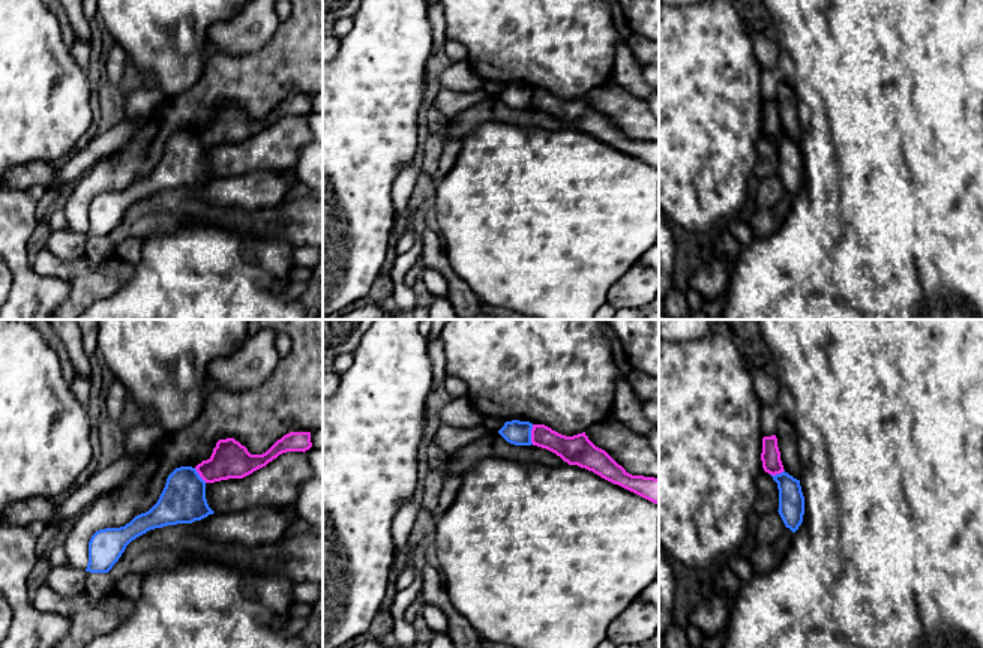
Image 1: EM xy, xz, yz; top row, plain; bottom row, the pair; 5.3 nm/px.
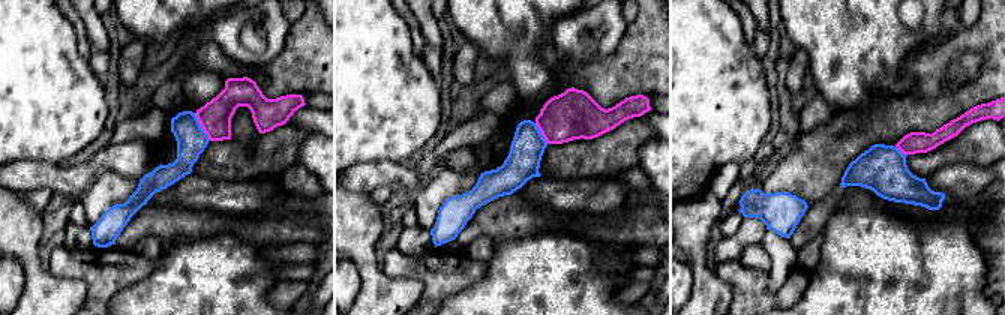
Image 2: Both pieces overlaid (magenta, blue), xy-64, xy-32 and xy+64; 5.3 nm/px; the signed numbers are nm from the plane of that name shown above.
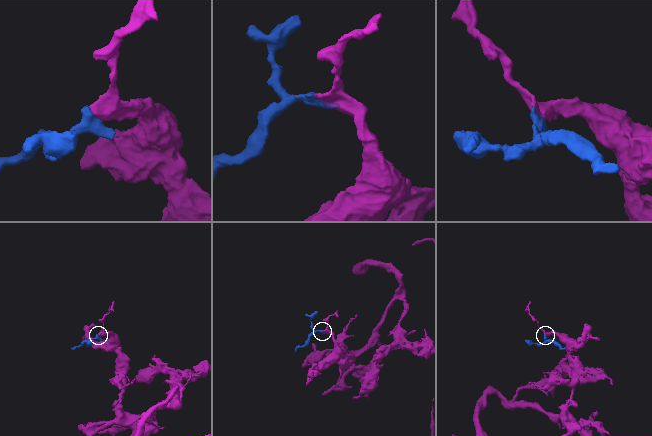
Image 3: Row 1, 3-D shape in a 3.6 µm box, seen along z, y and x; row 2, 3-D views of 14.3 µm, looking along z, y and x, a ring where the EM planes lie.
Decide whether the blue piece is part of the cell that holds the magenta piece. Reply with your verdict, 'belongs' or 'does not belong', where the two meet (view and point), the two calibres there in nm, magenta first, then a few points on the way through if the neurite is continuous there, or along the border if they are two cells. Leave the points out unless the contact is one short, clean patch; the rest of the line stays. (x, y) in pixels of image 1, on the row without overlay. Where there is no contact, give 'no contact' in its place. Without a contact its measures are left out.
does not belong; contact xz (532, 98); calibres 160 and 130 nm; border xz (533, 89), (532, 107)

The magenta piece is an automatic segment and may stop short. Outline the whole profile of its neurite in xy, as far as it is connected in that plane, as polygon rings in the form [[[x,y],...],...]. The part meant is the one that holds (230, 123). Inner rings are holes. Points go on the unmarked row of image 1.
[[[290,96],[278,104],[266,117],[251,118],[234,102],[219,104],[212,120],[195,130],[206,147],[243,142],[266,130],[287,116],[306,116],[312,111],[311,96]]]

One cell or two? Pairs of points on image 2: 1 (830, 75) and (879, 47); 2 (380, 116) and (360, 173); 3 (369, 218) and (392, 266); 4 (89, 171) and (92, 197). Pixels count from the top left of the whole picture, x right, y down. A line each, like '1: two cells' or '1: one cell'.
1: one cell
2: two cells
3: two cells
4: two cells

